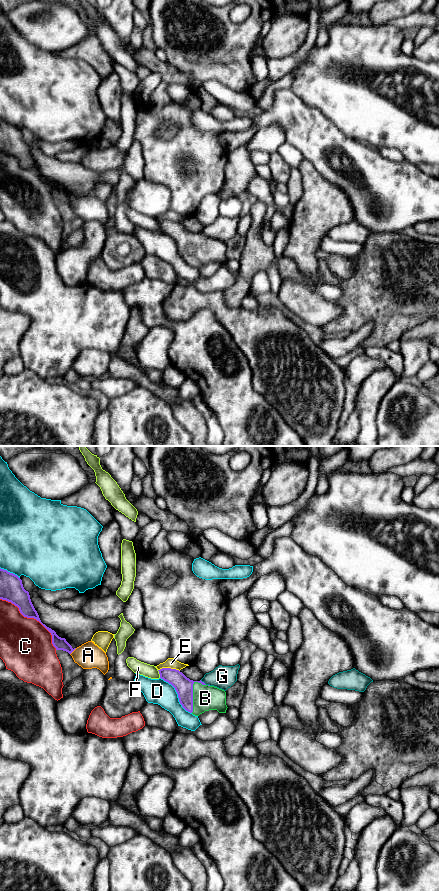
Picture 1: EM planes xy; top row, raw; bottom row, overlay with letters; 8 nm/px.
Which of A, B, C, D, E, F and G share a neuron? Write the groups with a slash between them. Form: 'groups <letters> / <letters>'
groups A / B / C / D / E / F / G

